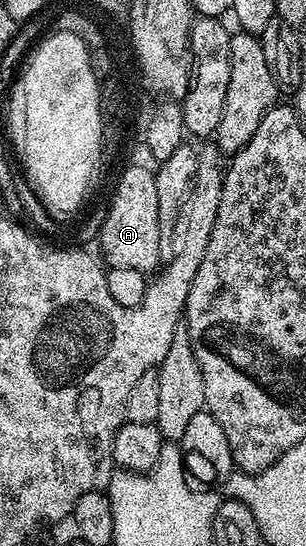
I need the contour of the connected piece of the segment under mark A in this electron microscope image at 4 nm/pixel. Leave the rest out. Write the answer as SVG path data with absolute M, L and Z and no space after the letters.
M142 168L126 172L124 180L113 189L109 211L106 214L109 223L104 223L99 228L102 252L100 255L103 260L105 255L104 263L109 268L126 268L149 274L162 263L158 206L155 172L145 172Z

